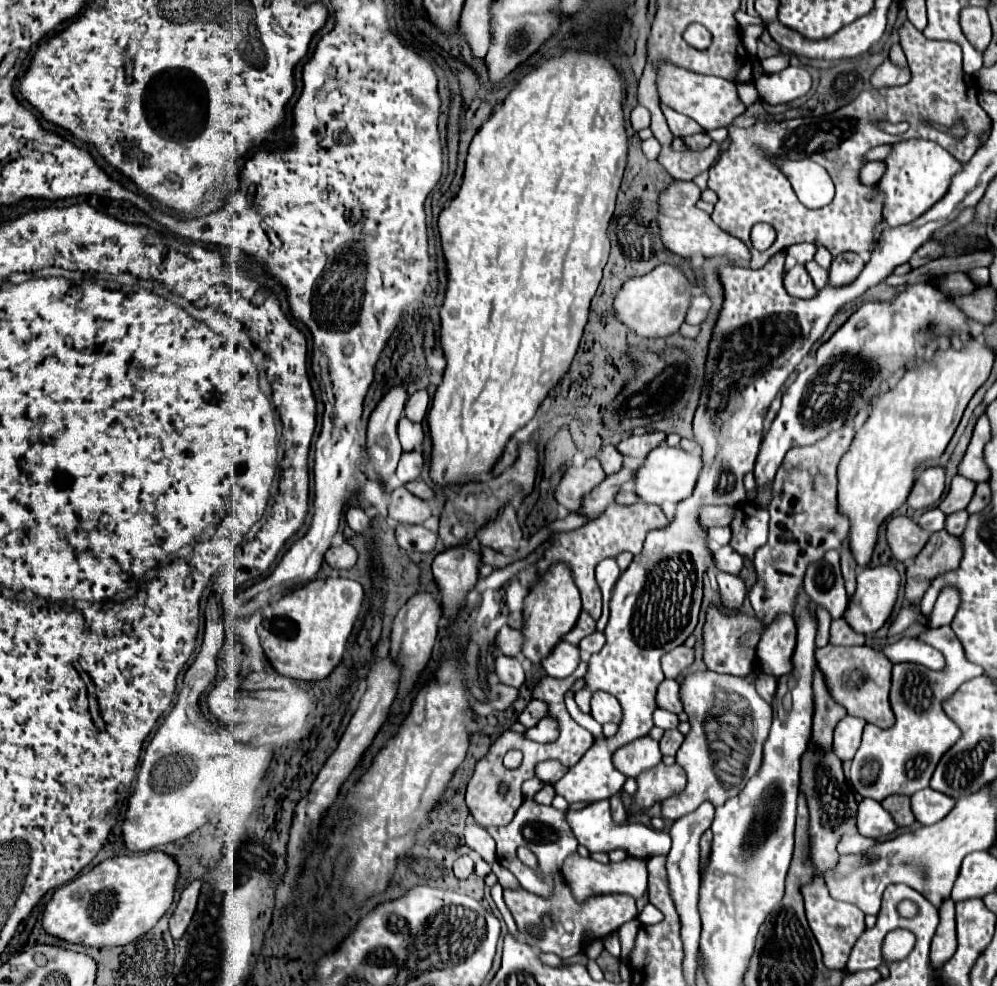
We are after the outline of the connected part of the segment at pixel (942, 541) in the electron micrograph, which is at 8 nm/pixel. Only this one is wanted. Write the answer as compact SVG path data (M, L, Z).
M945 530L931 534L925 548L917 554L915 562L907 568L907 584L905 584L905 598L909 604L917 606L929 588L931 580L955 568L963 556L961 542L957 536L949 536Z

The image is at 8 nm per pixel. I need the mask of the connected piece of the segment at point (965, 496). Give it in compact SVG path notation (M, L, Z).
M955 476L951 482L951 488L947 492L947 496L941 500L939 508L945 514L953 514L959 510L965 510L971 496L975 492L975 484L971 480L965 480L963 476Z

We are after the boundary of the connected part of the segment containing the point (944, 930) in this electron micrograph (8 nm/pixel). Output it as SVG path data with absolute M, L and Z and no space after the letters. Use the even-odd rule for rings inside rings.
M947 898L941 904L941 924L935 932L933 944L930 949L930 960L933 966L940 966L947 962L957 948L957 938L955 938L955 904L951 898Z

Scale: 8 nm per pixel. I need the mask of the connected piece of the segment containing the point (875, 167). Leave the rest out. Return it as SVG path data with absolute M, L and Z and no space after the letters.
M867 162L867 164L863 164L861 170L859 170L859 182L873 186L881 178L883 170L885 170L883 162Z

